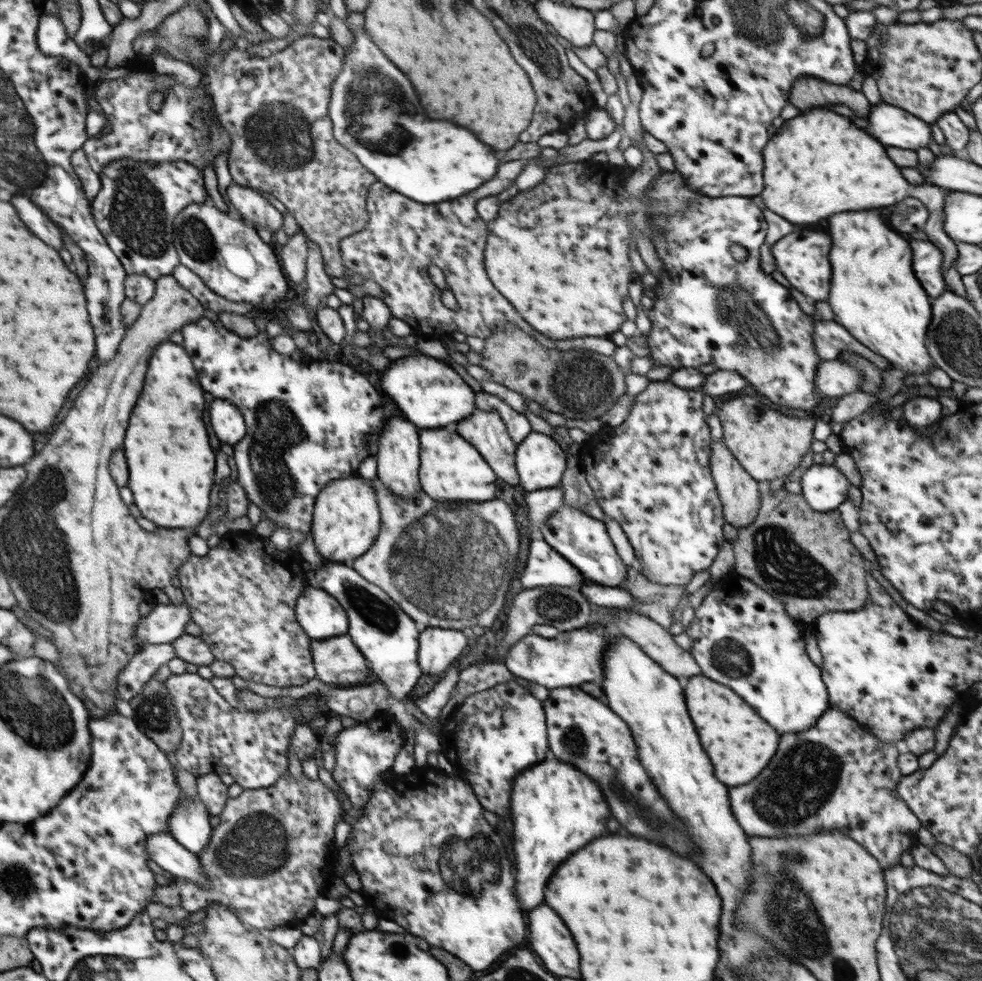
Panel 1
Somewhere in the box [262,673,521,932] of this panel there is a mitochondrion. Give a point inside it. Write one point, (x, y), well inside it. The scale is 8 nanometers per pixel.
(470, 865)

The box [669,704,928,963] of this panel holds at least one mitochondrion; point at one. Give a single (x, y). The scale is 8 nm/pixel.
(803, 779)

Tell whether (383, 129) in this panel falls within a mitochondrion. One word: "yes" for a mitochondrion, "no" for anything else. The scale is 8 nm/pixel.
yes

